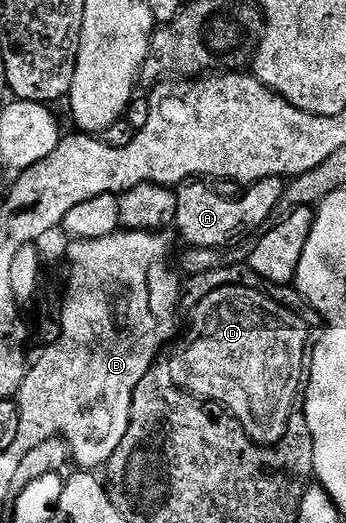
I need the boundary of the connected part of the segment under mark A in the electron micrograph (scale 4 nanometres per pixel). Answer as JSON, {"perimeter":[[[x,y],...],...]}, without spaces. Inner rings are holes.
{"perimeter":[[[267,177],[261,181],[249,184],[241,197],[231,201],[211,189],[211,184],[200,179],[189,179],[182,182],[176,189],[178,199],[178,215],[174,226],[175,232],[185,241],[185,246],[191,248],[214,248],[223,250],[252,233],[263,230],[269,224],[270,211],[282,199],[285,182],[279,177]]]}

